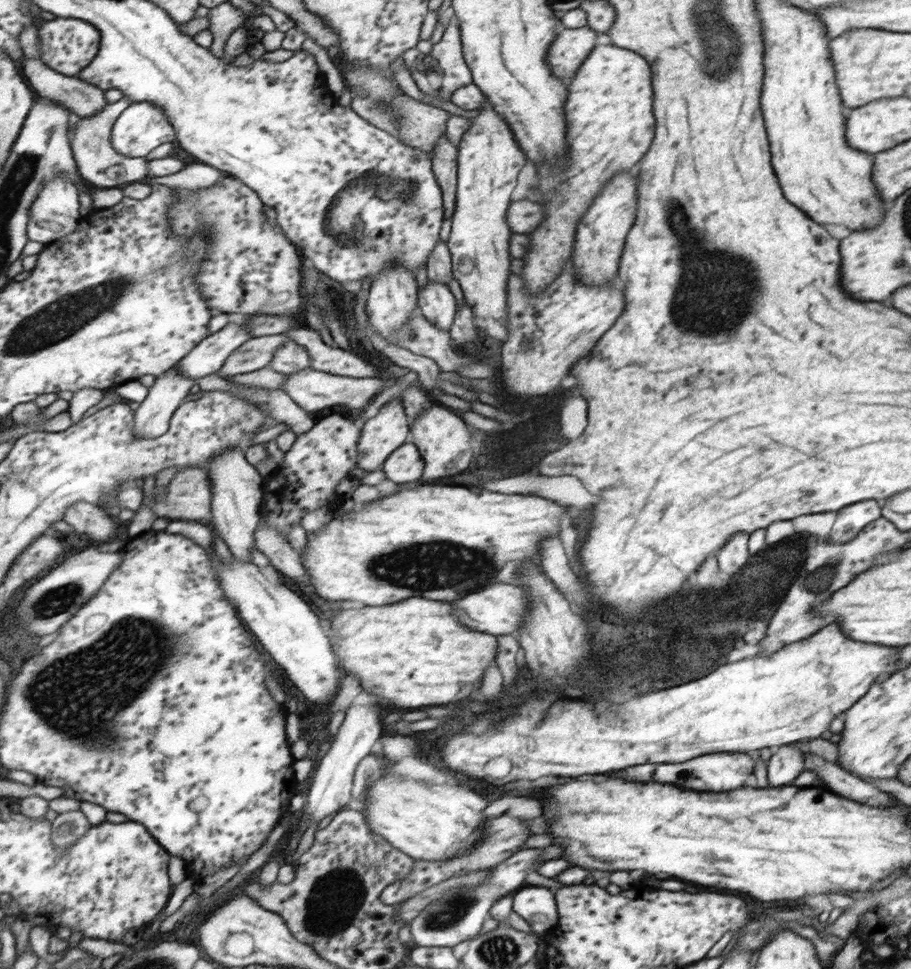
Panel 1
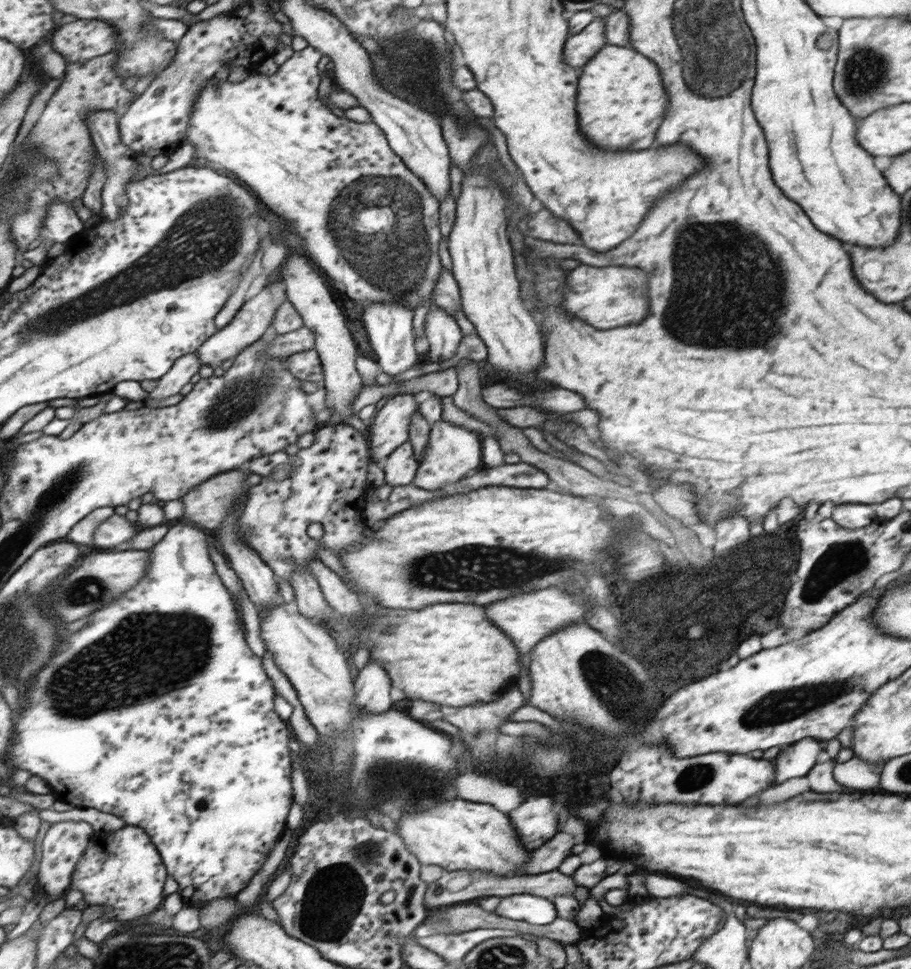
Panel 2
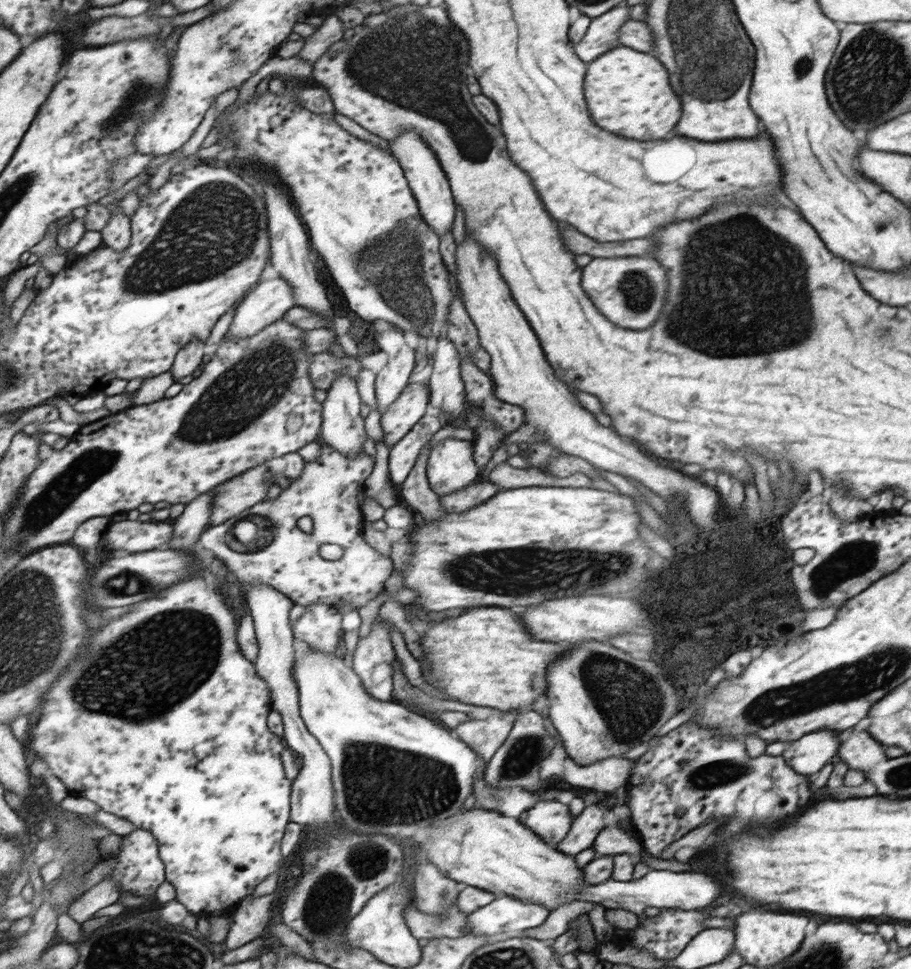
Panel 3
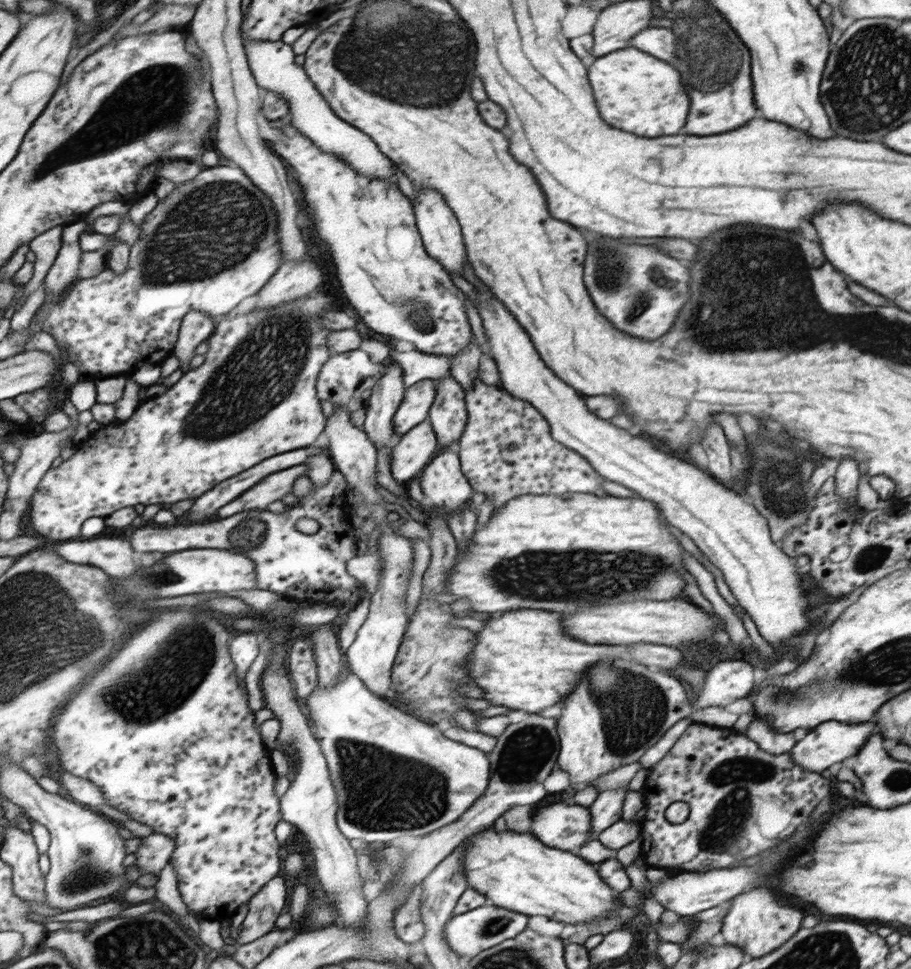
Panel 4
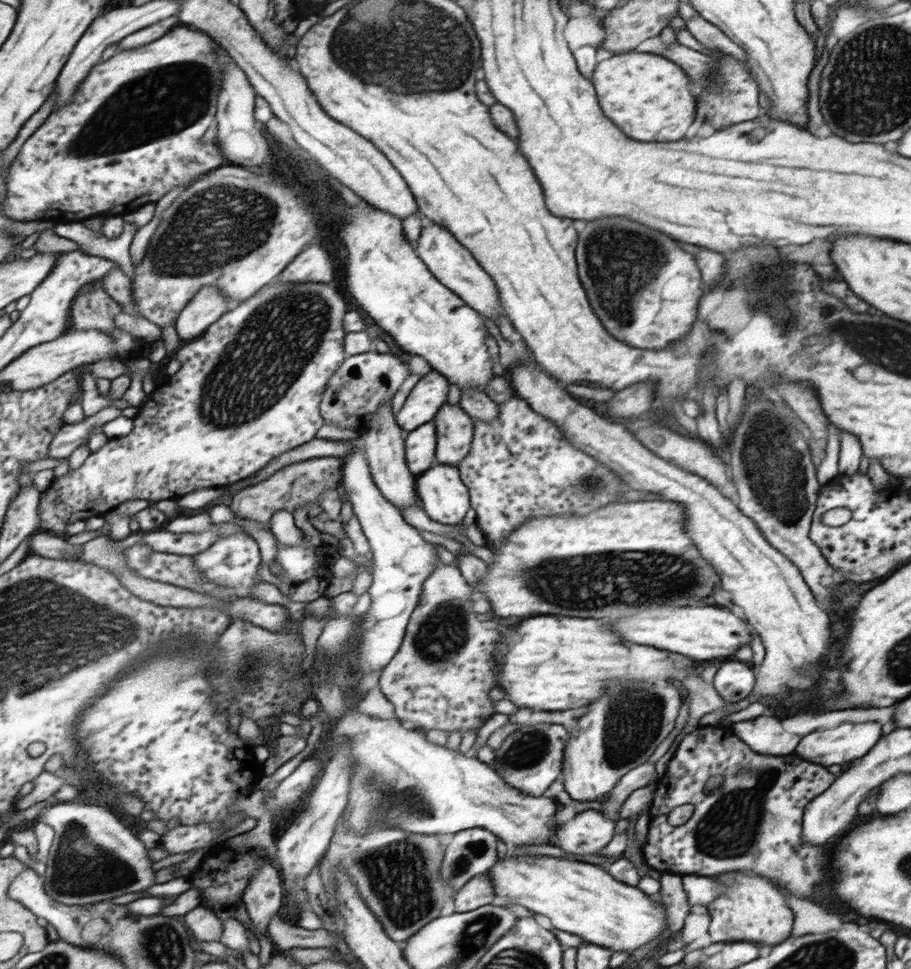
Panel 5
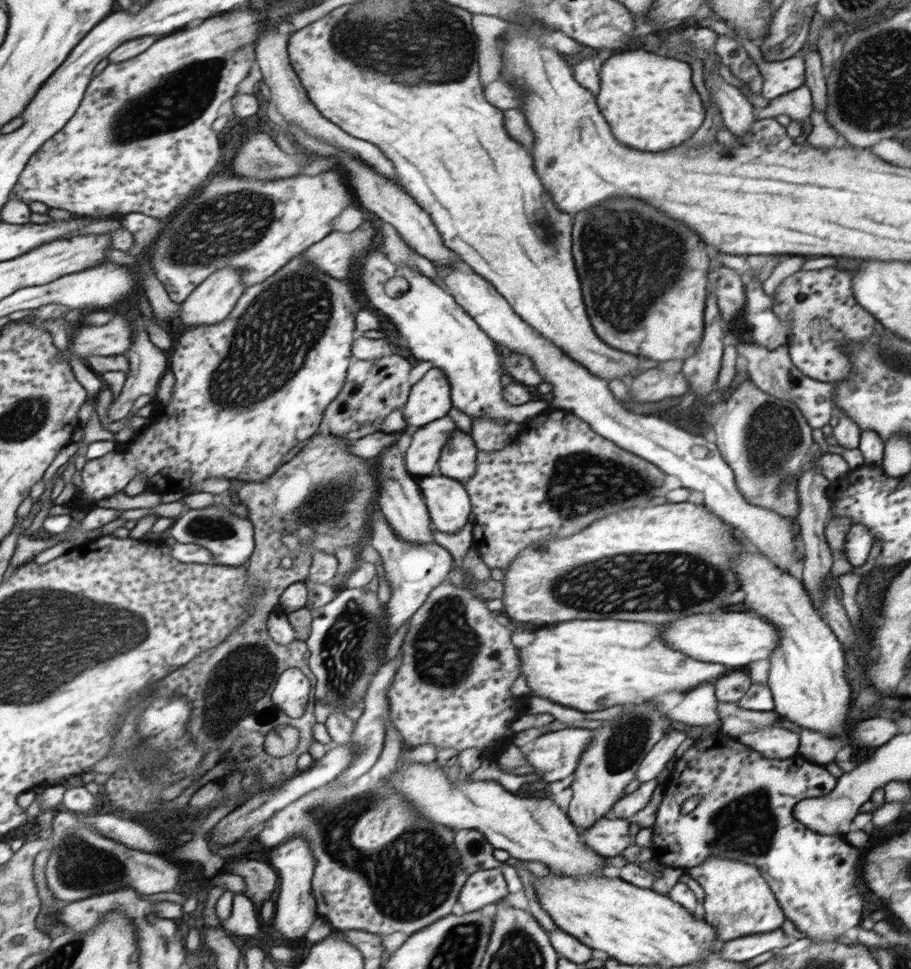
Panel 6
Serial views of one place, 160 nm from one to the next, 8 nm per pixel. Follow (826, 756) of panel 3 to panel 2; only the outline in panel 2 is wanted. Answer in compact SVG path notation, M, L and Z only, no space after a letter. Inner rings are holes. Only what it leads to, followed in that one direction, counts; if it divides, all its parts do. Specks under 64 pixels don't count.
M804 738L805 742L795 742L793 746L783 748L775 762L777 762L777 784L789 778L805 777L808 770L815 764L819 754L819 741Z

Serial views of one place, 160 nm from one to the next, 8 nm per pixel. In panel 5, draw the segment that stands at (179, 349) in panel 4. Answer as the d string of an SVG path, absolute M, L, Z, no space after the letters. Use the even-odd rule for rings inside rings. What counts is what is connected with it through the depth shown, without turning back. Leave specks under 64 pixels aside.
M205 286L180 312L175 325L184 342L195 341L229 312L229 298L217 286Z

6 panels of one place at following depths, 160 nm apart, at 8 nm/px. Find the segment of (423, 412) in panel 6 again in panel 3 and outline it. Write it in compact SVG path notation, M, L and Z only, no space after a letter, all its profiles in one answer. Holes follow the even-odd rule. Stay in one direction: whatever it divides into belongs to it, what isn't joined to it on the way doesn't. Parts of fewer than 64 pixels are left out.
M409 383L400 396L380 415L384 444L395 445L401 437L412 430L428 403L430 392L424 383Z

